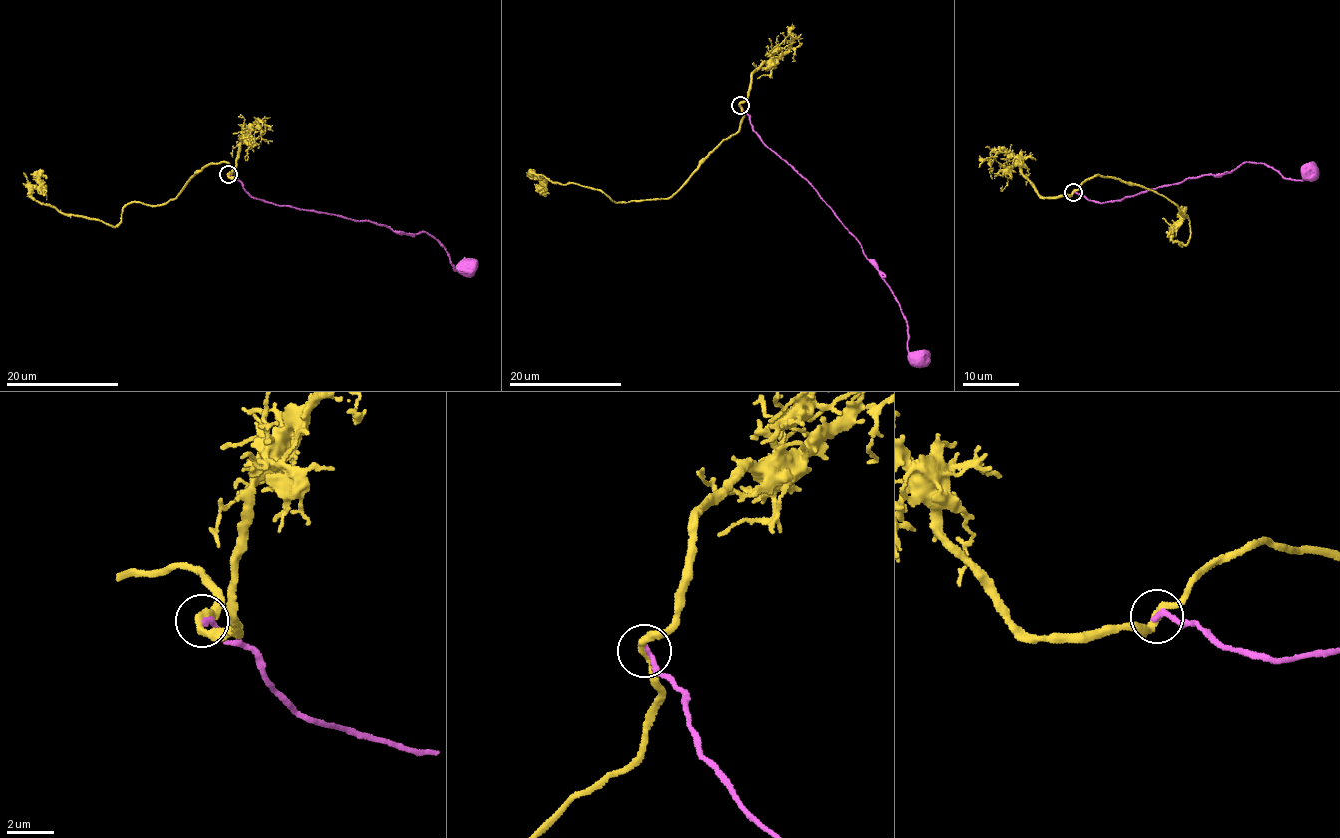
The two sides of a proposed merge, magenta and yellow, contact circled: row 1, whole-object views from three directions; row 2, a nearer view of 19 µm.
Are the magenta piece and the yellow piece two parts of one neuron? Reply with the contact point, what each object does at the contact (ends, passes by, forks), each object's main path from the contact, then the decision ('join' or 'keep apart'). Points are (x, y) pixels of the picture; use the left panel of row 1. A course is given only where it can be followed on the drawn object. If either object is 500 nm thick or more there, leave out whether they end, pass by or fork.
(228, 174) | magenta ends | yellow passes by | magenta via (229, 175), (253, 198), (380, 223), (411, 236), (421, 231), (445, 248), (455, 270), (469, 272), (477, 265) | yellow via (229, 175), (225, 161), (216, 163), (161, 205), (129, 202), (113, 226), (39, 203), (32, 195), (43, 172) | join

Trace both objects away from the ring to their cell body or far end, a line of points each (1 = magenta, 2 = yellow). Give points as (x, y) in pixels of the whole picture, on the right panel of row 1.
1: (1072, 193), (1102, 203), (1196, 176), (1232, 173), (1250, 162), (1303, 180), (1315, 166)
2: (1072, 193), (1097, 174), (1156, 190), (1187, 216), (1190, 238), (1182, 246), (1171, 230), (1186, 207)

